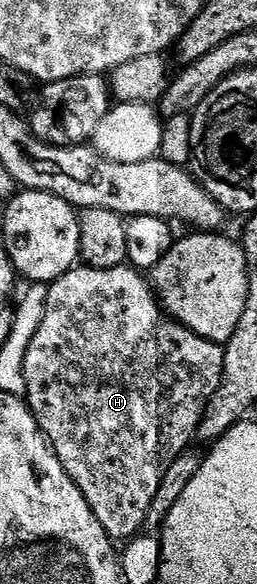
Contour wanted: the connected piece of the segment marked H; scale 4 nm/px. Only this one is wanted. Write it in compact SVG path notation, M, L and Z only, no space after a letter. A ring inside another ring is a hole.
M77 265L72 268L71 271L66 272L62 277L58 277L53 283L47 284L48 296L46 297L46 305L44 306L44 312L42 313L42 321L38 325L38 333L34 333L34 337L30 341L30 349L26 349L26 357L24 358L24 376L26 377L26 389L24 395L26 396L26 402L28 407L32 411L32 416L36 418L37 425L40 426L40 432L44 435L45 439L52 444L53 451L56 452L56 456L60 458L60 464L66 469L68 476L74 481L74 485L78 485L78 489L82 489L82 493L86 497L88 504L92 506L92 512L94 517L98 517L98 525L102 525L102 529L106 529L106 533L111 537L113 541L127 541L139 534L141 534L142 528L148 520L148 510L150 505L154 501L154 493L158 493L158 485L162 485L162 477L166 473L166 469L170 469L170 465L180 455L185 454L189 450L188 442L193 442L196 439L196 431L200 427L200 422L204 416L204 410L207 409L208 403L214 397L214 393L218 389L220 384L220 378L222 377L222 359L219 354L212 355L208 359L208 363L204 359L195 359L192 354L195 351L208 351L213 350L213 343L208 339L198 337L198 333L194 333L190 329L183 327L177 319L173 319L167 311L164 310L163 306L158 302L158 296L150 286L149 280L145 278L143 274L137 268L131 265L125 265L123 267L115 267L114 269L94 269L87 265ZM188 354L185 359L172 359L175 355ZM137 359L140 362L140 367L132 367L132 362Z

